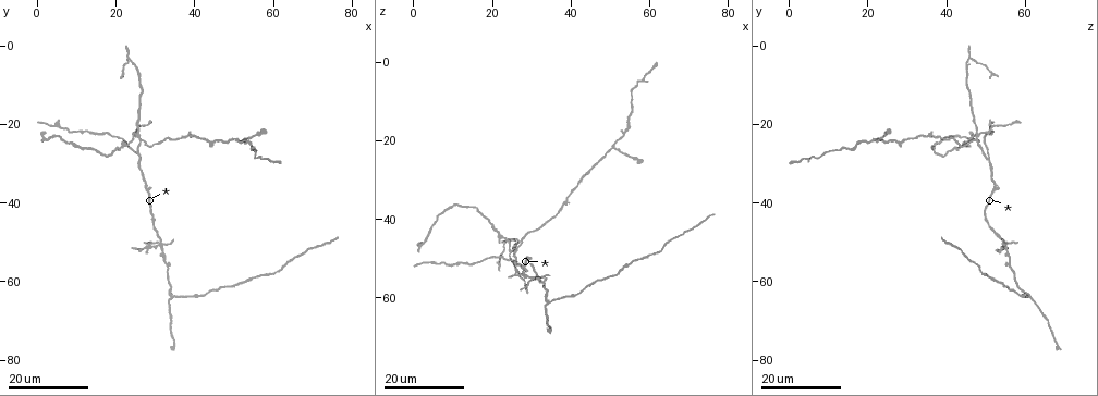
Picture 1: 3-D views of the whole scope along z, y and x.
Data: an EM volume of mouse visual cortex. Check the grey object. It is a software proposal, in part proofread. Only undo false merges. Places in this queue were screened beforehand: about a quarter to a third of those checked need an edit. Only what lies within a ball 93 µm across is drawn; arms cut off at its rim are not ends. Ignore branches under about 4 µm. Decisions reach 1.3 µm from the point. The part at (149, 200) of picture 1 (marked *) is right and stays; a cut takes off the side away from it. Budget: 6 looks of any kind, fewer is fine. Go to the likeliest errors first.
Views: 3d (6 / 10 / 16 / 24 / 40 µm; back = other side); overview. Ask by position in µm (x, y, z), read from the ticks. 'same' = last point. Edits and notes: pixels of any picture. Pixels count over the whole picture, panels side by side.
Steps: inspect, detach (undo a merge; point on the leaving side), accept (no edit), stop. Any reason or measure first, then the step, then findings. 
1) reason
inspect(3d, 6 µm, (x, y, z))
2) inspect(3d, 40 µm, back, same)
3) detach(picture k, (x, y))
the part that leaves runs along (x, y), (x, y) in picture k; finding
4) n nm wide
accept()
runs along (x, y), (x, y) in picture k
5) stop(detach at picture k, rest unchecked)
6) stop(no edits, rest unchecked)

small branch off a trunk
inspect(3d, 24 µm, (26.5, 29.0, 50.0))

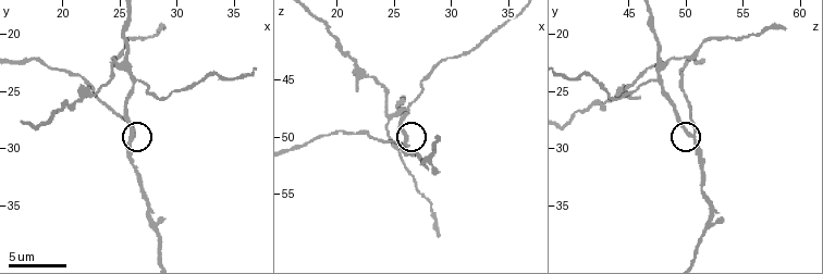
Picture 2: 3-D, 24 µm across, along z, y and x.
inspect(3d, 6 µm, (26.2, 29.0, 50.8))

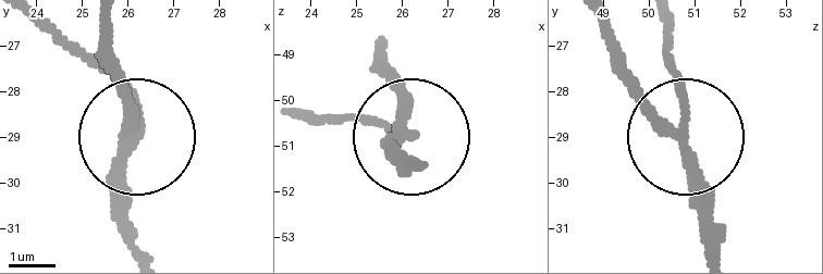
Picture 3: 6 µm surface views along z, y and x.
detach(picture 3, (683, 89))
the part that leaves runs along (686, 159), (686, 104), (663, 22) in picture 3; a second neuron is stuck on

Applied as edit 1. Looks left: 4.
inspect(3d, 16 µm, (34.5, 64.0, 60.5))

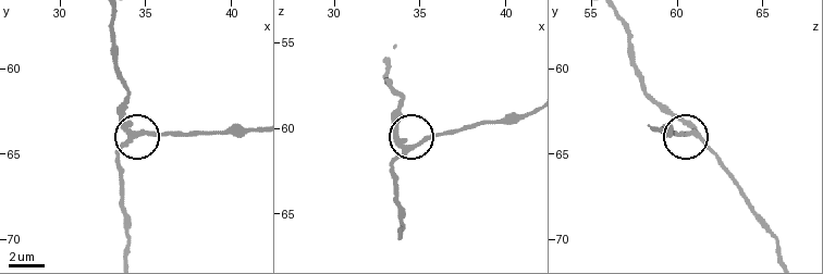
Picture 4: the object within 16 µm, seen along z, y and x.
zoom in
inspect(3d, 6 µm, (34.7, 63.8, 61.0))

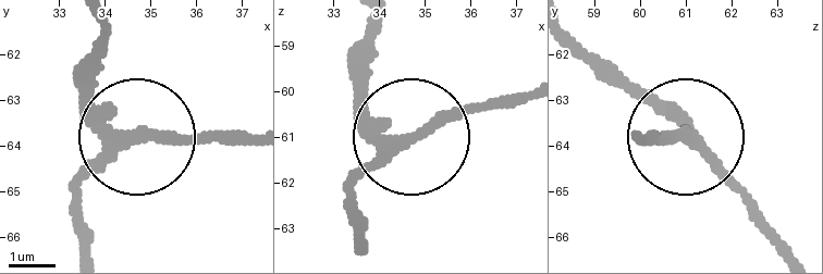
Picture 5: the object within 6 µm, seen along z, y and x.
inspect(3d, 6 µm, back, (34.75, 63.75, 60.95))

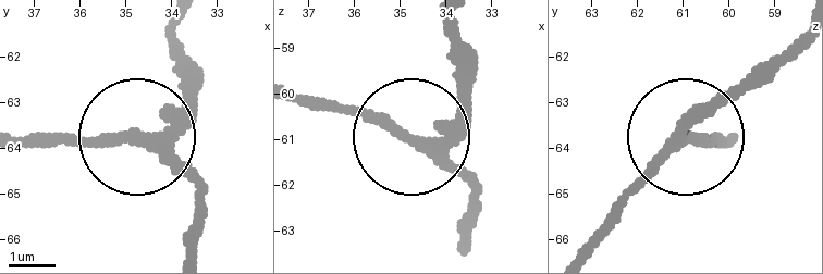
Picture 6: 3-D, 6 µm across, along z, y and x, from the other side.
3 arms
accept()
runs along (181, 25), (181, 96), (142, 138), (200, 209) in picture 6; continuous, no second neuron

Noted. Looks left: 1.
stop(detach at picture 3, rest unchecked)

